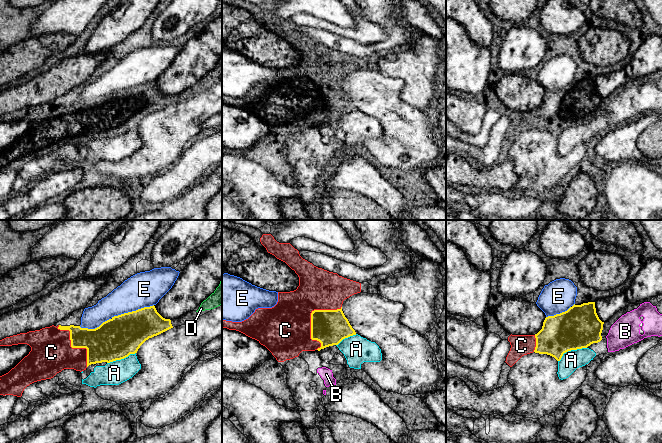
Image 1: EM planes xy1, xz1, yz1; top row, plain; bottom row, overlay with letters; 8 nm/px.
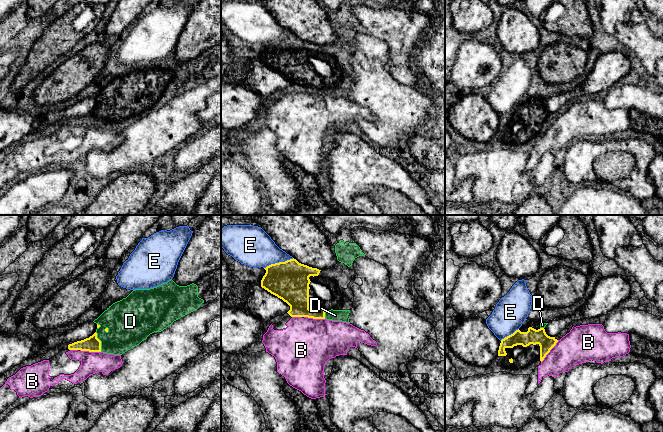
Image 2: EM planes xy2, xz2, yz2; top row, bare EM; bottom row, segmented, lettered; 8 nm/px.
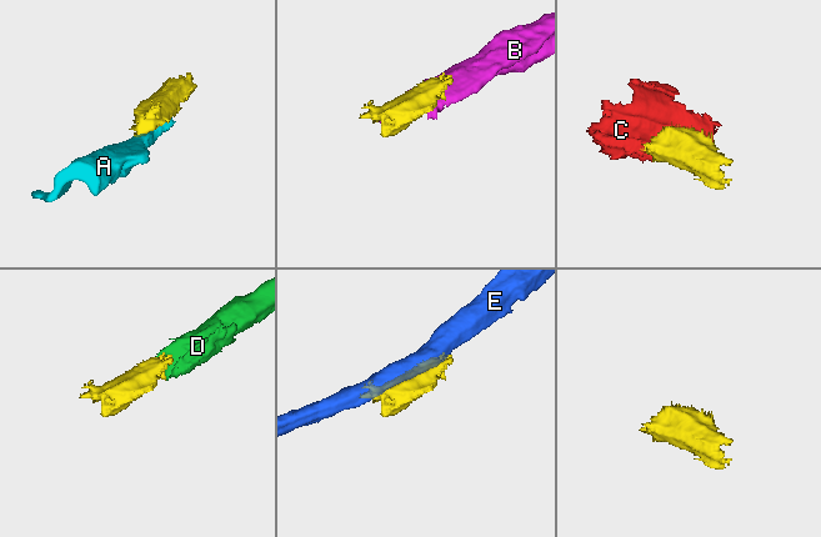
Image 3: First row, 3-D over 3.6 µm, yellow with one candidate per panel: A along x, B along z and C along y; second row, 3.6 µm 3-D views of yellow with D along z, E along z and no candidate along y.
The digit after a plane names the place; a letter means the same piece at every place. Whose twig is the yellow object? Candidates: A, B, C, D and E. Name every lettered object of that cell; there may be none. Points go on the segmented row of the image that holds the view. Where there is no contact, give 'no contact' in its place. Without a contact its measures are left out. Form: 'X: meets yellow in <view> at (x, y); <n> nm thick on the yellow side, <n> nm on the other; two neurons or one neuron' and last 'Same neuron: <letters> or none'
A: meets yellow in yz1 at (571, 349); 340 nm thick on the yellow side, 160 nm on the other; two neurons
B: meets yellow in yz2 at (549, 351); 120 nm thick on the yellow side, 280 nm on the other; two neurons
C: meets yellow in xz1 at (311, 319); 280 nm thick on the yellow side, 420 nm on the other; one neuron
D: meets yellow in xy2 at (100, 342); 130 nm thick on the yellow side, 320 nm on the other; one neuron
E: meets yellow in xy1 at (116, 316); 340 nm thick on the yellow side, 260 nm on the other; two neurons
Same neuron: C, D

